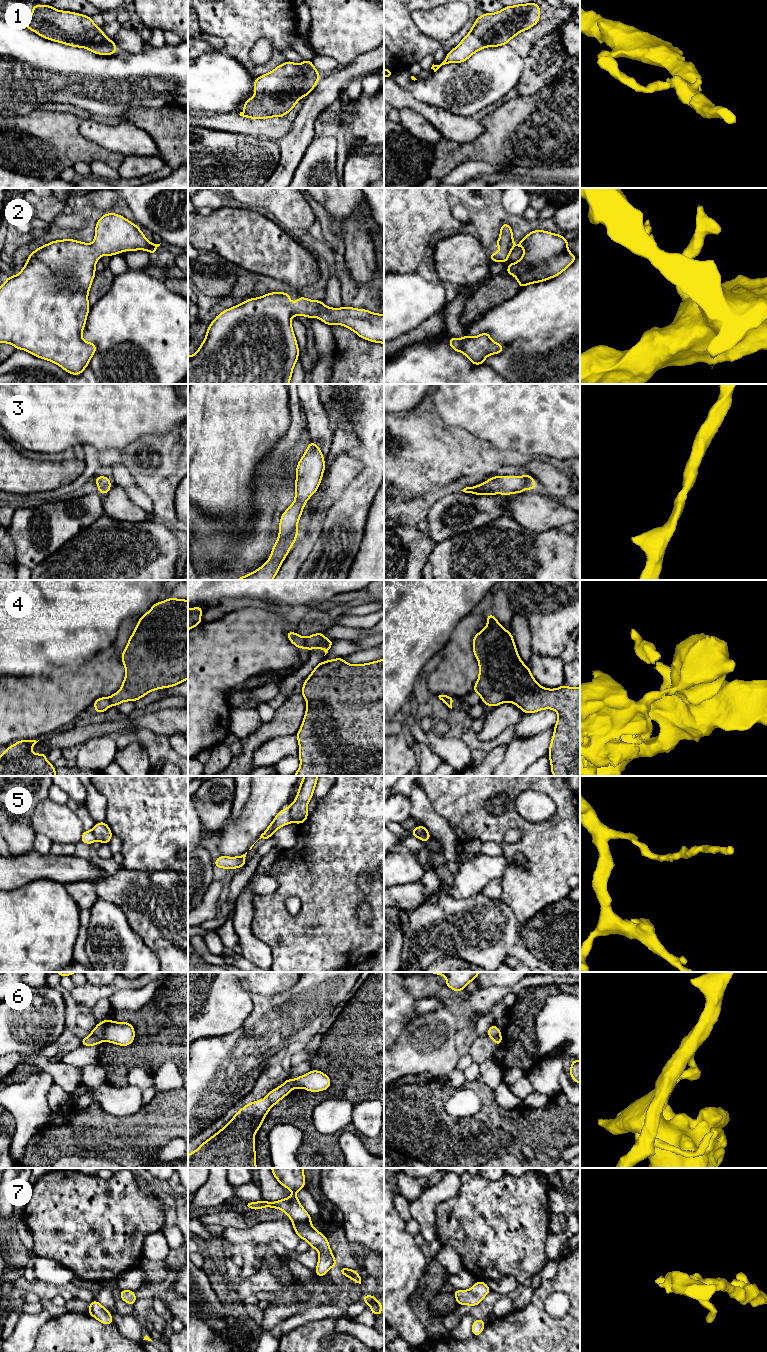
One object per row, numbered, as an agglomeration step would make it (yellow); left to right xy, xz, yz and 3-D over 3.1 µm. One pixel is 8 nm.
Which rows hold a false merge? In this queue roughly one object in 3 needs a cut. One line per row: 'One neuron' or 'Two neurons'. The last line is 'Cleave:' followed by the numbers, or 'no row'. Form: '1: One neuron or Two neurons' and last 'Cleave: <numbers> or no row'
1: One neuron
2: One neuron
3: One neuron
4: Two neurons
5: Two neurons
6: Two neurons
7: One neuron
Cleave: 4, 5, 6

